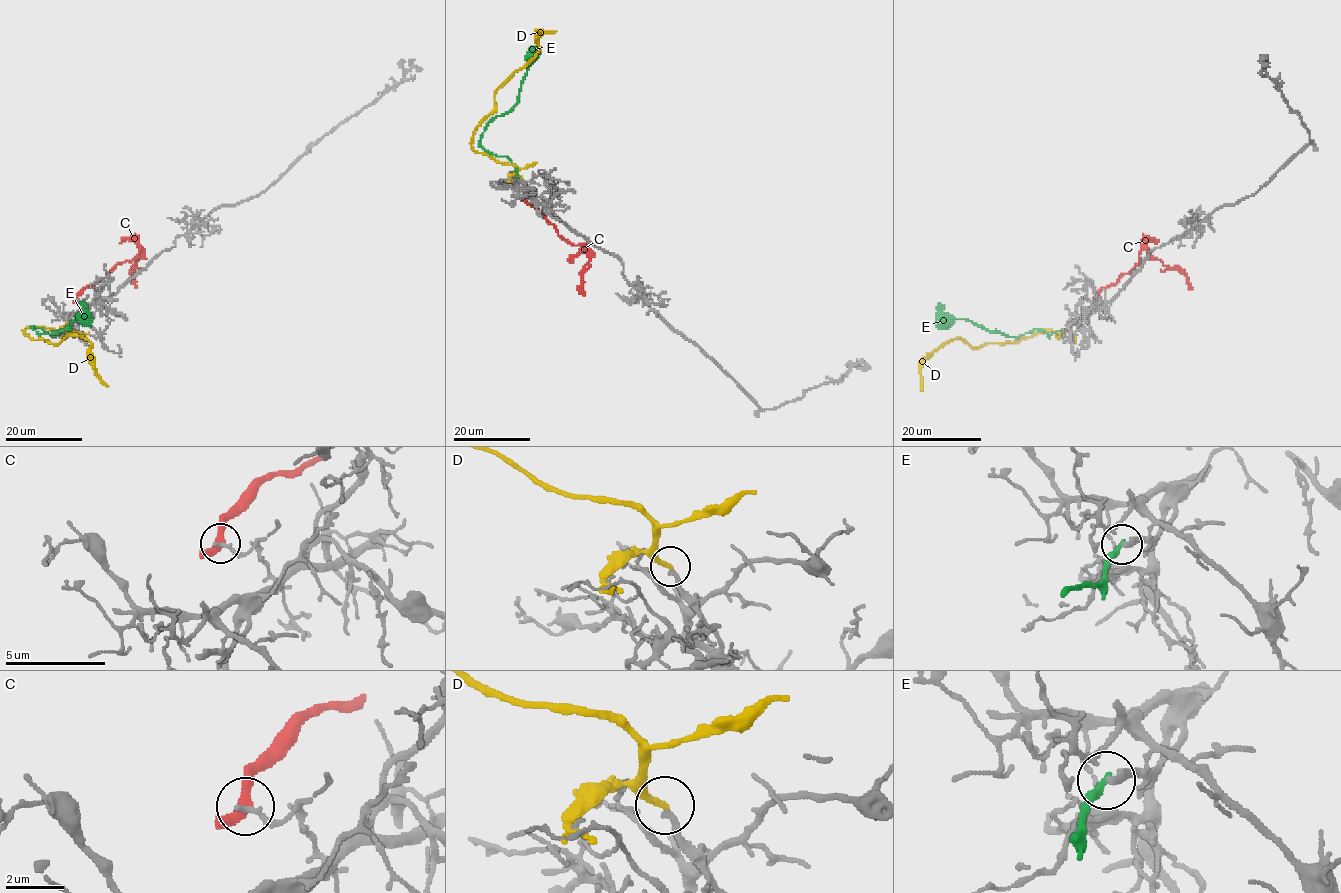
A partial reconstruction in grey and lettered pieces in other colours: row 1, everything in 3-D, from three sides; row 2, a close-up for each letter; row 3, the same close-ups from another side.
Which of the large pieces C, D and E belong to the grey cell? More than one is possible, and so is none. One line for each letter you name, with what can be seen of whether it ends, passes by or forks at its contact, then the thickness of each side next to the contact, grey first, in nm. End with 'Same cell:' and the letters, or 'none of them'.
Same cell: none of them

